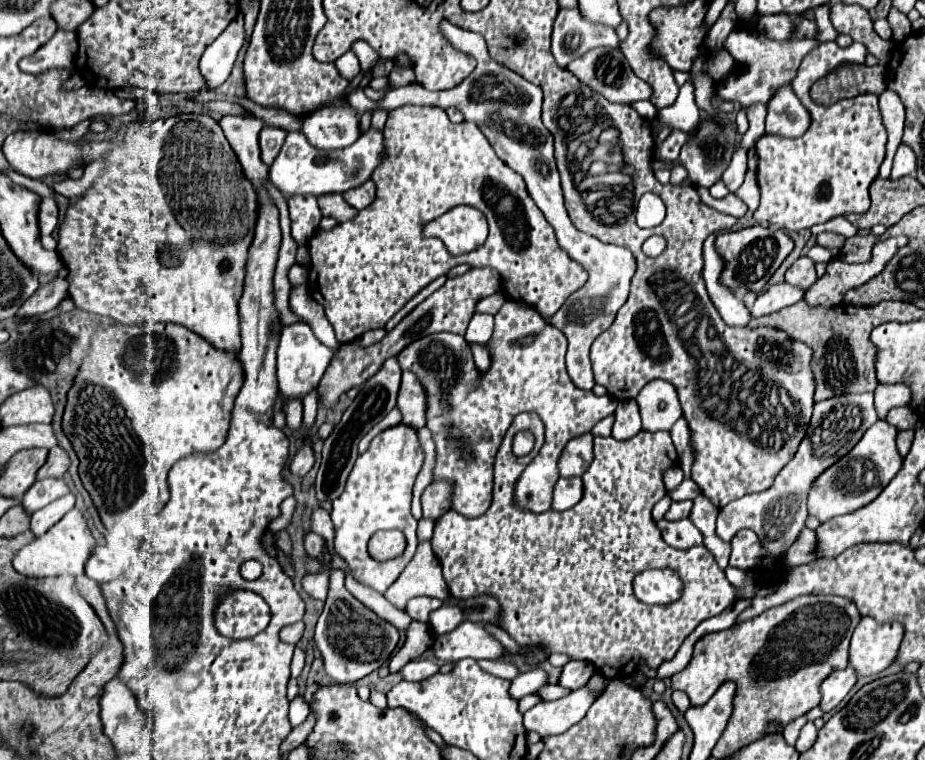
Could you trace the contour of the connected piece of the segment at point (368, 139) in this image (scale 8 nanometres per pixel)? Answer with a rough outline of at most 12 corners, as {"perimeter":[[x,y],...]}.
{"perimeter":[[369,129],[343,151],[287,135],[269,167],[285,197],[345,193],[381,161]]}

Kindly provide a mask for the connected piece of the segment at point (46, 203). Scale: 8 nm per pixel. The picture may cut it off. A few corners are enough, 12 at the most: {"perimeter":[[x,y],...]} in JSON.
{"perimeter":[[51,197],[39,203],[39,231],[51,235],[57,227],[57,205]]}

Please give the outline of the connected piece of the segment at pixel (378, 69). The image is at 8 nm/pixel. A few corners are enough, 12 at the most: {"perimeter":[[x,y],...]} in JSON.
{"perimeter":[[379,59],[371,71],[373,77],[388,76],[394,61]]}

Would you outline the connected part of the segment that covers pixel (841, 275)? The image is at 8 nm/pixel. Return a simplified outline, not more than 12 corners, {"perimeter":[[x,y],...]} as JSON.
{"perimeter":[[902,236],[879,241],[863,265],[831,259],[803,295],[809,307],[835,307],[843,293],[875,277]]}

